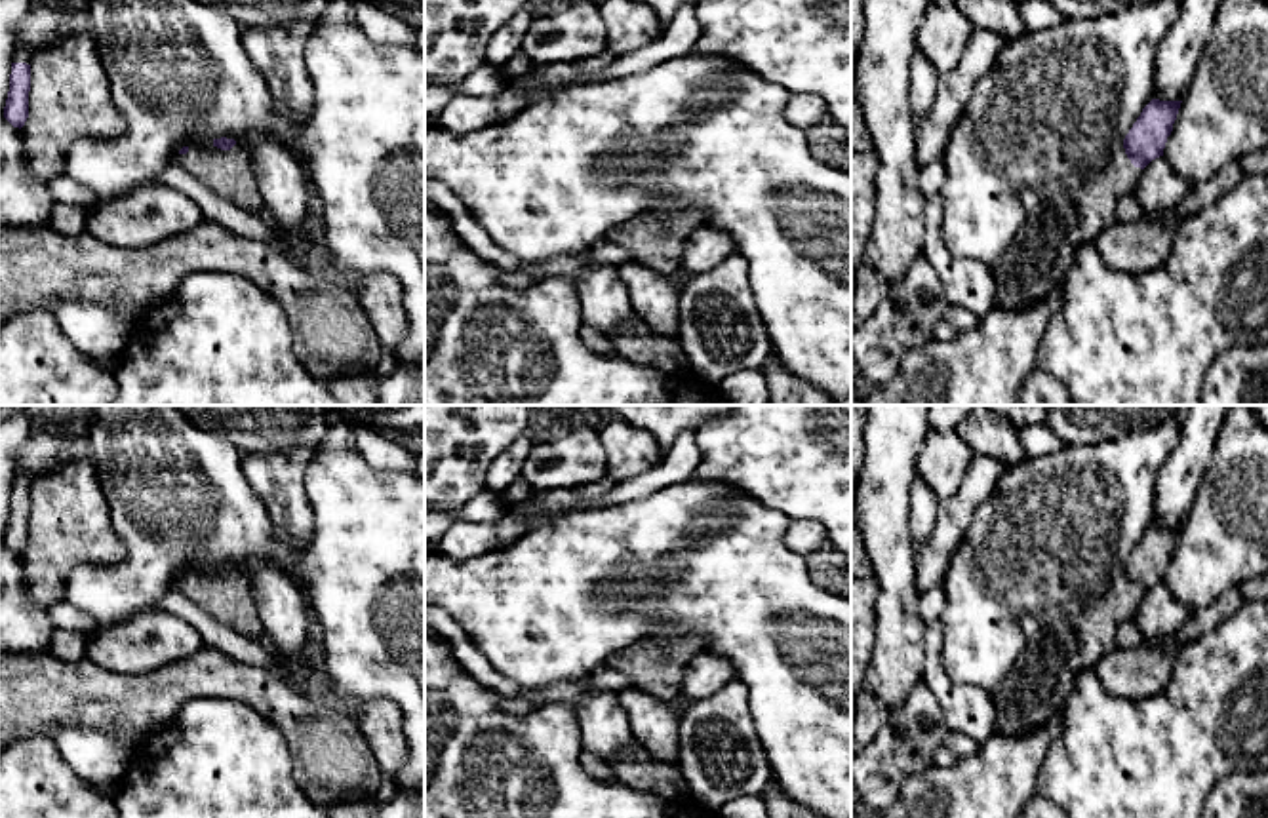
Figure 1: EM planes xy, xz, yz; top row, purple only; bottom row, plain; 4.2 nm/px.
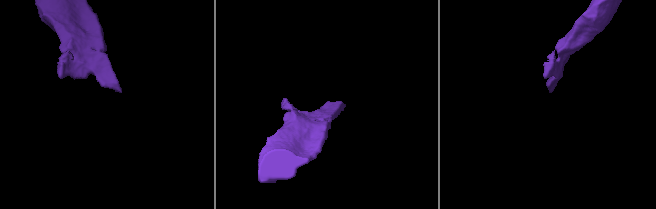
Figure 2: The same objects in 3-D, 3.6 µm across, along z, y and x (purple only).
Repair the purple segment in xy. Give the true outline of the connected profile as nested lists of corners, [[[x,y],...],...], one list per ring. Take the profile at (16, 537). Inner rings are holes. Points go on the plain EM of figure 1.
[[[15,474],[11,485],[10,517],[4,533],[4,544],[13,554],[23,554],[29,544],[30,487],[36,481],[27,474]]]

